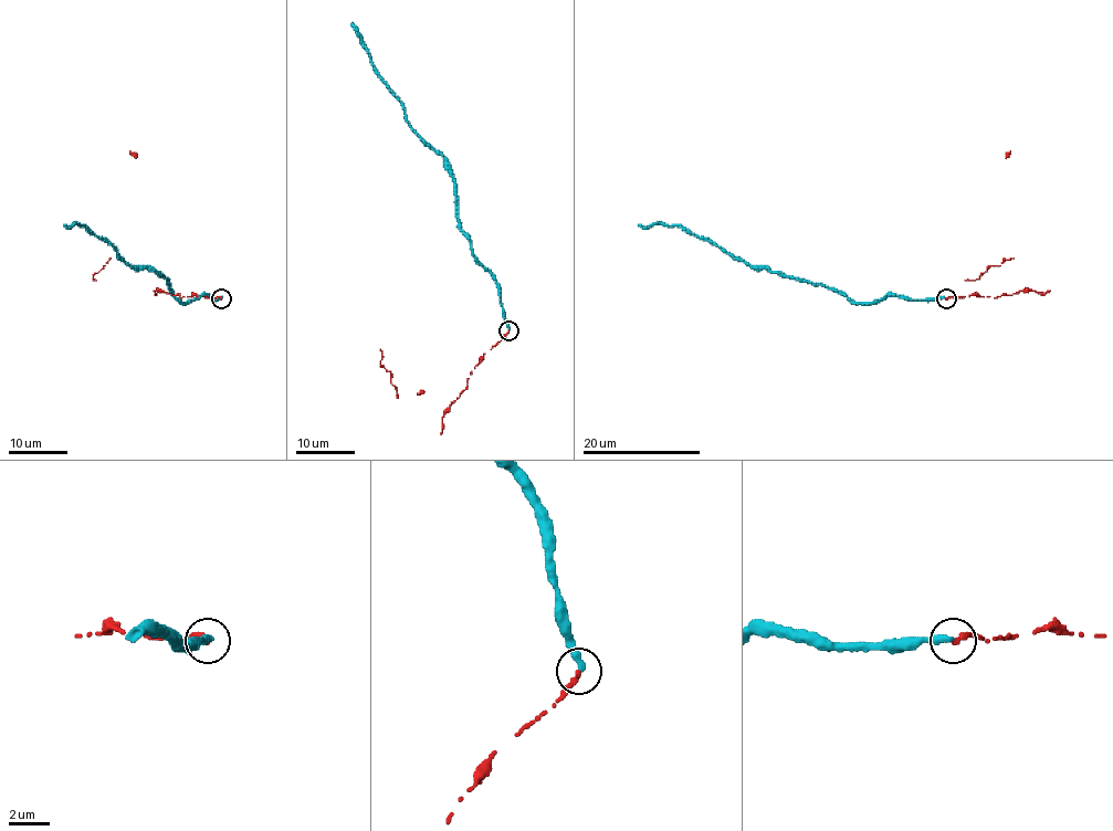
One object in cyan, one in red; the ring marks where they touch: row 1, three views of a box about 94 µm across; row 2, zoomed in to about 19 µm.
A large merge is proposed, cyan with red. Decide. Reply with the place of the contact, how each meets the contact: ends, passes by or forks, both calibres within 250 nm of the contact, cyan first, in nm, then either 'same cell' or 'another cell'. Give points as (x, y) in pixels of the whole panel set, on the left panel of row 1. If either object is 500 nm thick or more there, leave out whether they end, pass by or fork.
at (221, 298); cyan ends there; red ends there; 360 nm thick on the cyan side, 280 nm on the other; another cell

